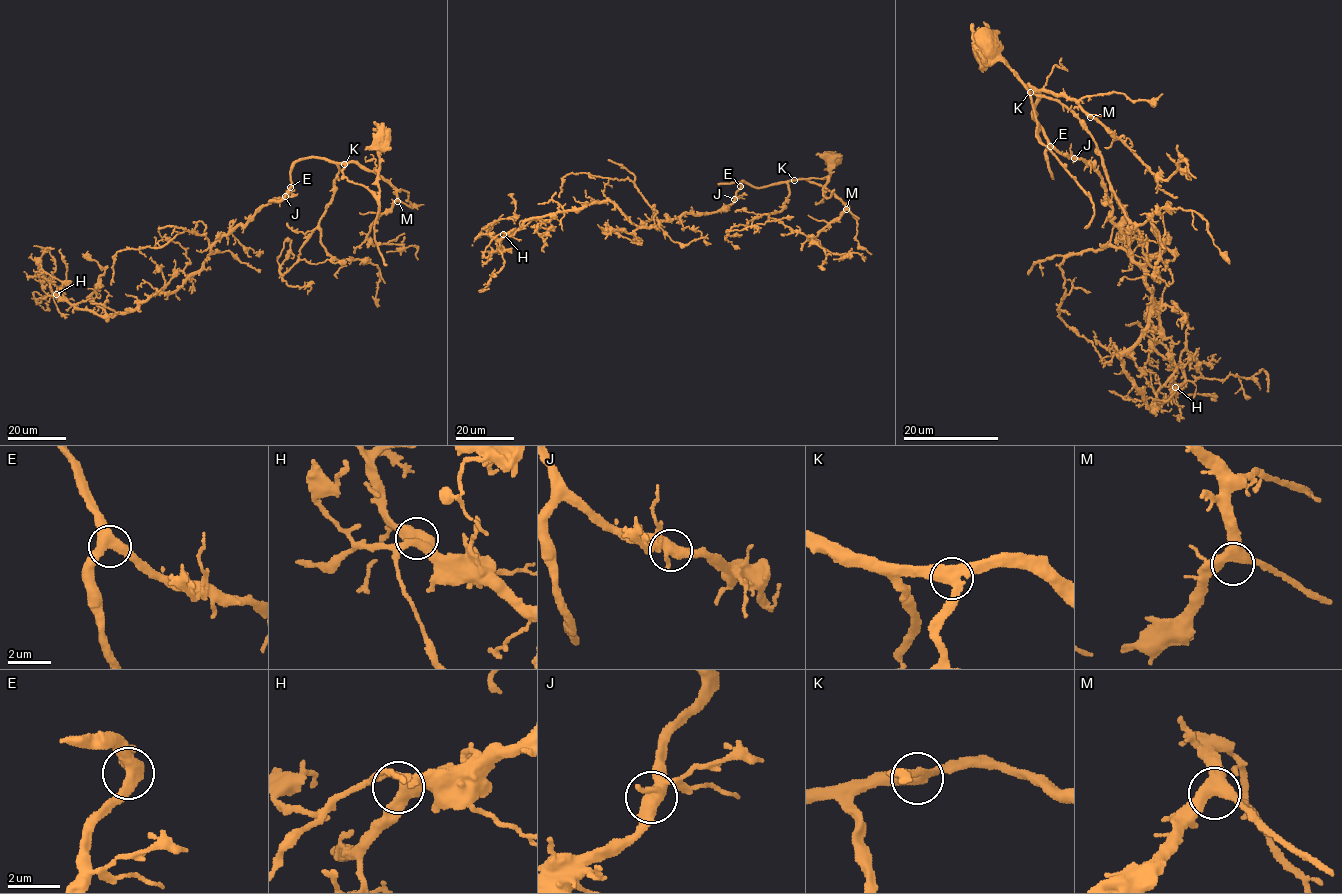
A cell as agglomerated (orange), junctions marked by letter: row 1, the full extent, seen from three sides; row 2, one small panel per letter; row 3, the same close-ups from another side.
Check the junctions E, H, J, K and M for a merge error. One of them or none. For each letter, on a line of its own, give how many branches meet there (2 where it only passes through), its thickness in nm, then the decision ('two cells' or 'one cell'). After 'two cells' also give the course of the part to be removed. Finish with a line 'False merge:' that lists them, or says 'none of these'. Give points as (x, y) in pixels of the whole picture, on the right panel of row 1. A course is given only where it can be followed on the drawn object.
E: branches 3; calibre 440 nm; one cell
H: branches 3; calibre 440 nm; one cell
J: branches 3; calibre 440 nm; one cell
K: branches 3; calibre 440 nm; one cell
M: branches 3; calibre 440 nm; one cell
False merge: none of these

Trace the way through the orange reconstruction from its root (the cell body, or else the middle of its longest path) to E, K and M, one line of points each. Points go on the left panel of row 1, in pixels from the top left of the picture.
E: (378, 143), (377, 195), (351, 182), (343, 174), (343, 164), (315, 158), (303, 158), (294, 164), (290, 187)
K: (378, 143), (377, 195), (351, 182), (343, 173), (344, 164)
M: (378, 143), (377, 195), (351, 182), (343, 173), (350, 162), (375, 171), (395, 191), (397, 201)

